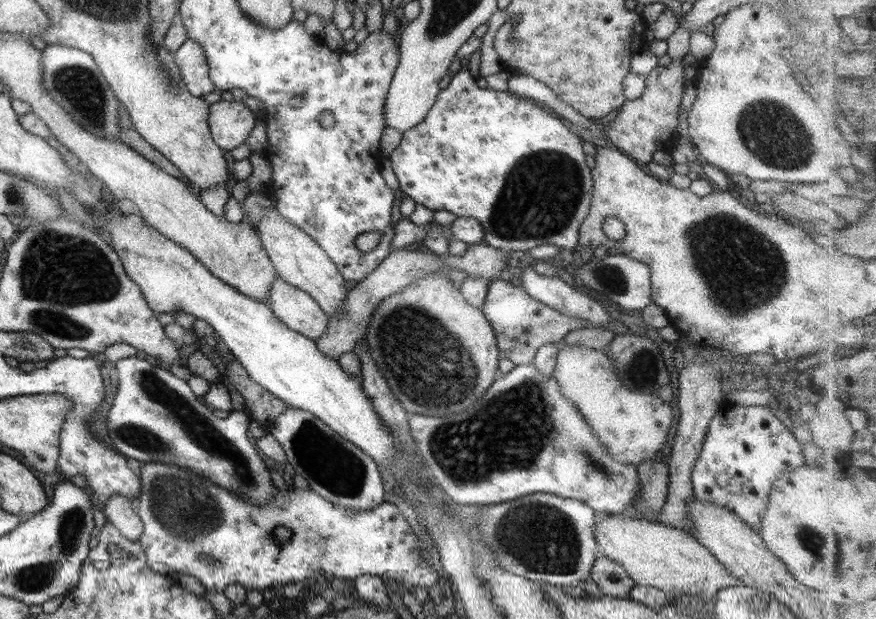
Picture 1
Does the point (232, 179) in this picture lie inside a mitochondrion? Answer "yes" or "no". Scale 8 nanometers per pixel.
no

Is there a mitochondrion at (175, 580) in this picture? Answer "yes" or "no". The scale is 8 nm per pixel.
no

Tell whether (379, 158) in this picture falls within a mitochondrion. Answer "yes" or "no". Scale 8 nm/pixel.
no

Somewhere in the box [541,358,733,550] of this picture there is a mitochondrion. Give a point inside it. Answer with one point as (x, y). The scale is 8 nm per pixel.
(595, 463)

